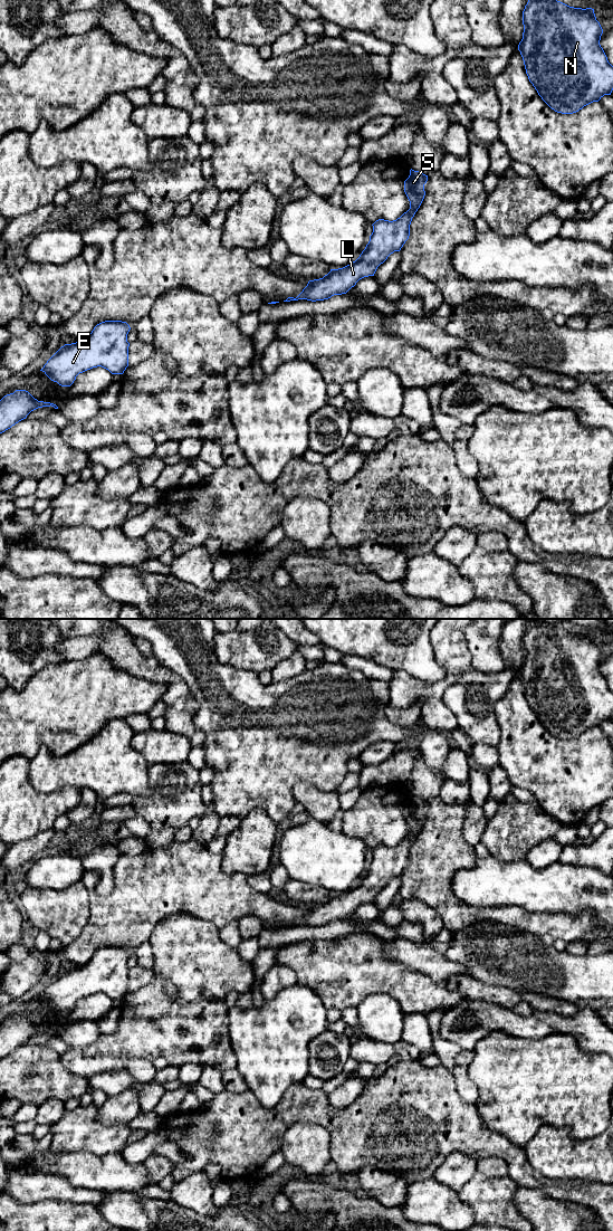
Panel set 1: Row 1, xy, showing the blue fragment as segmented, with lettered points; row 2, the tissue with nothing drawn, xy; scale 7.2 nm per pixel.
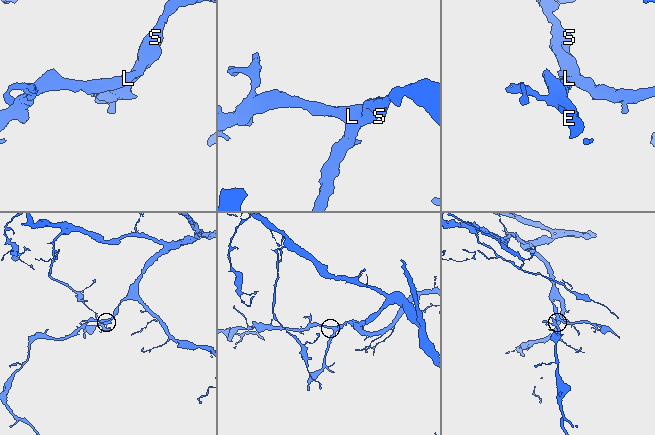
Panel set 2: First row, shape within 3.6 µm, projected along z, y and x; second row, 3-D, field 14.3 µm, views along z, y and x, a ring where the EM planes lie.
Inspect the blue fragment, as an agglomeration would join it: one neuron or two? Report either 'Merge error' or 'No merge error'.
No merge error

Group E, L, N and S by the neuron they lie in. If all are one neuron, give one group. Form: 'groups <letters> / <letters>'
groups E L N S

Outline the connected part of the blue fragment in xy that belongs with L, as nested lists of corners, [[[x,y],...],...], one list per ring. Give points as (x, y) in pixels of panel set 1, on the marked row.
[[[411,169],[409,178],[404,181],[404,192],[410,201],[410,209],[396,220],[376,220],[372,225],[373,232],[368,244],[355,261],[343,268],[331,269],[323,278],[309,280],[296,298],[288,297],[284,302],[328,299],[334,295],[346,294],[360,279],[374,276],[377,267],[391,254],[400,251],[409,239],[410,225],[424,199],[427,181],[428,175]]]

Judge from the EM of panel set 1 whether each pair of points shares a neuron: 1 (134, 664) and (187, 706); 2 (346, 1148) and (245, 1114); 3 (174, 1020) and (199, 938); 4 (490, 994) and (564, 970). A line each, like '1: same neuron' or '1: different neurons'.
1: same neuron
2: same neuron
3: same neuron
4: different neurons

